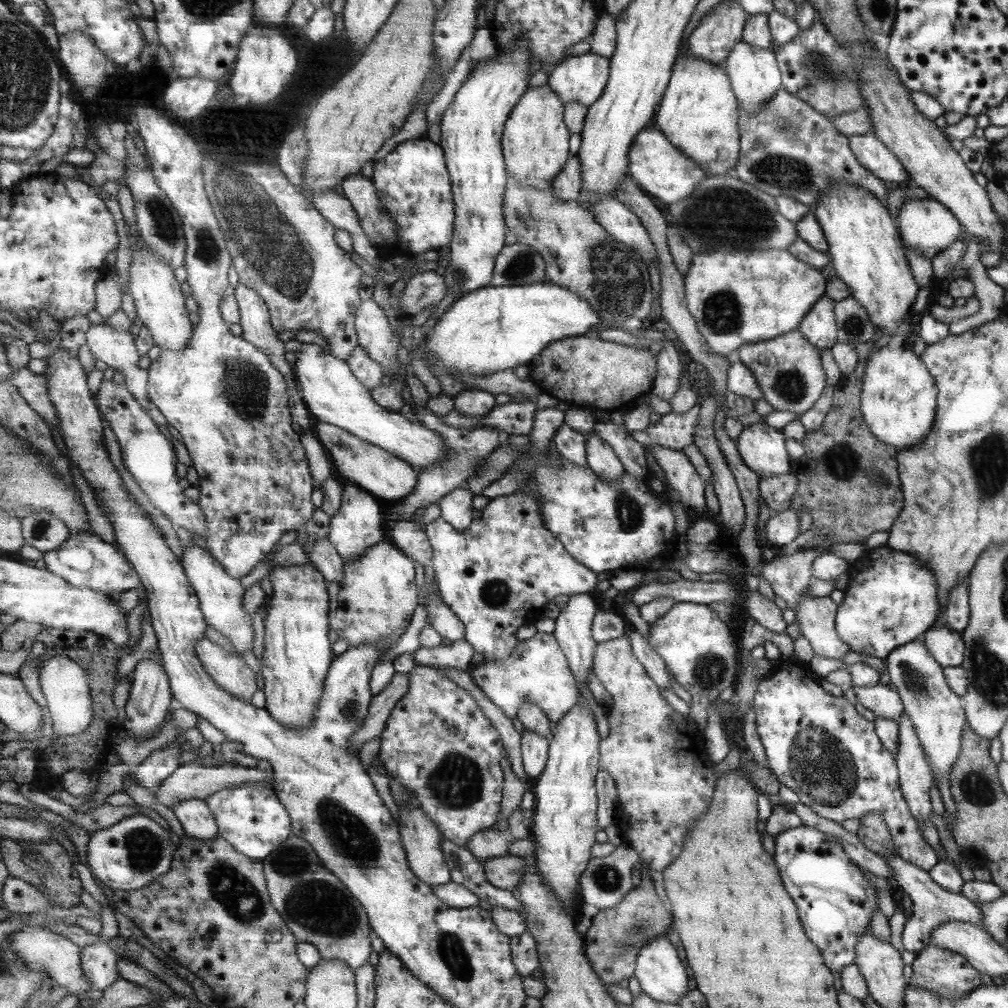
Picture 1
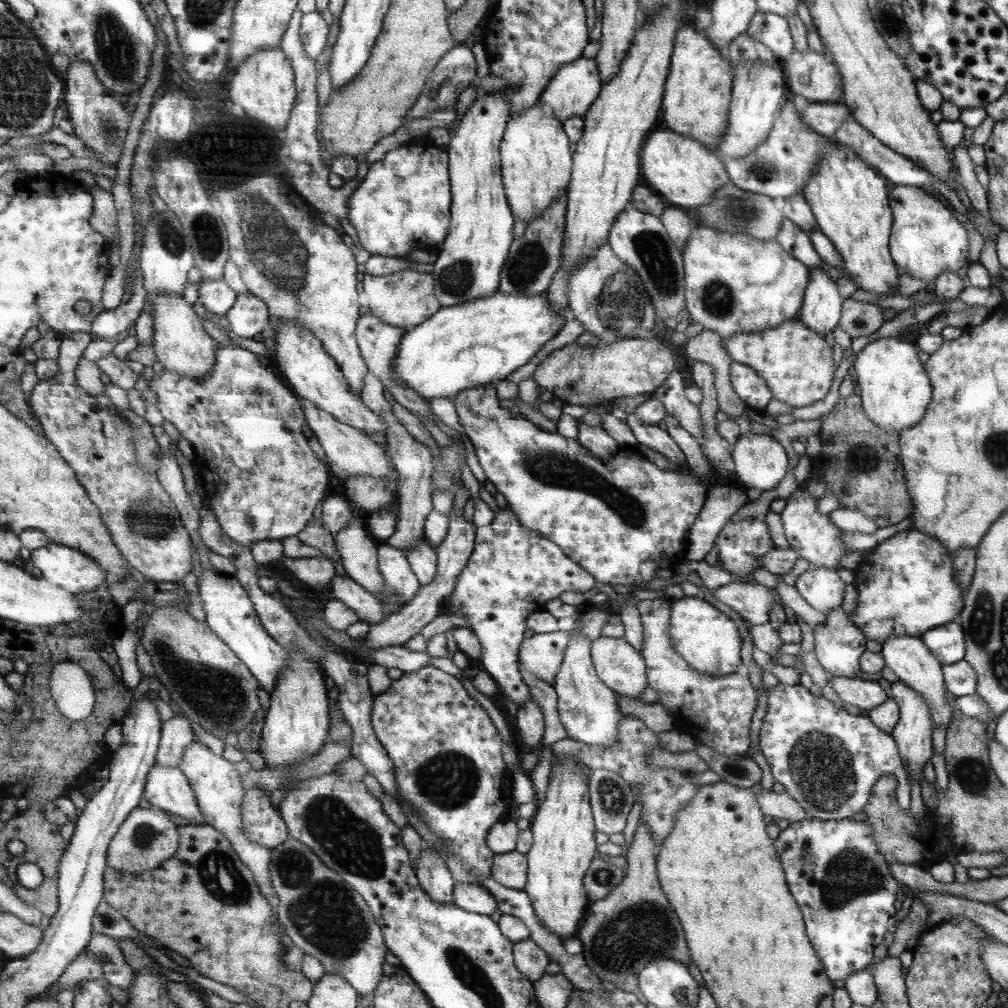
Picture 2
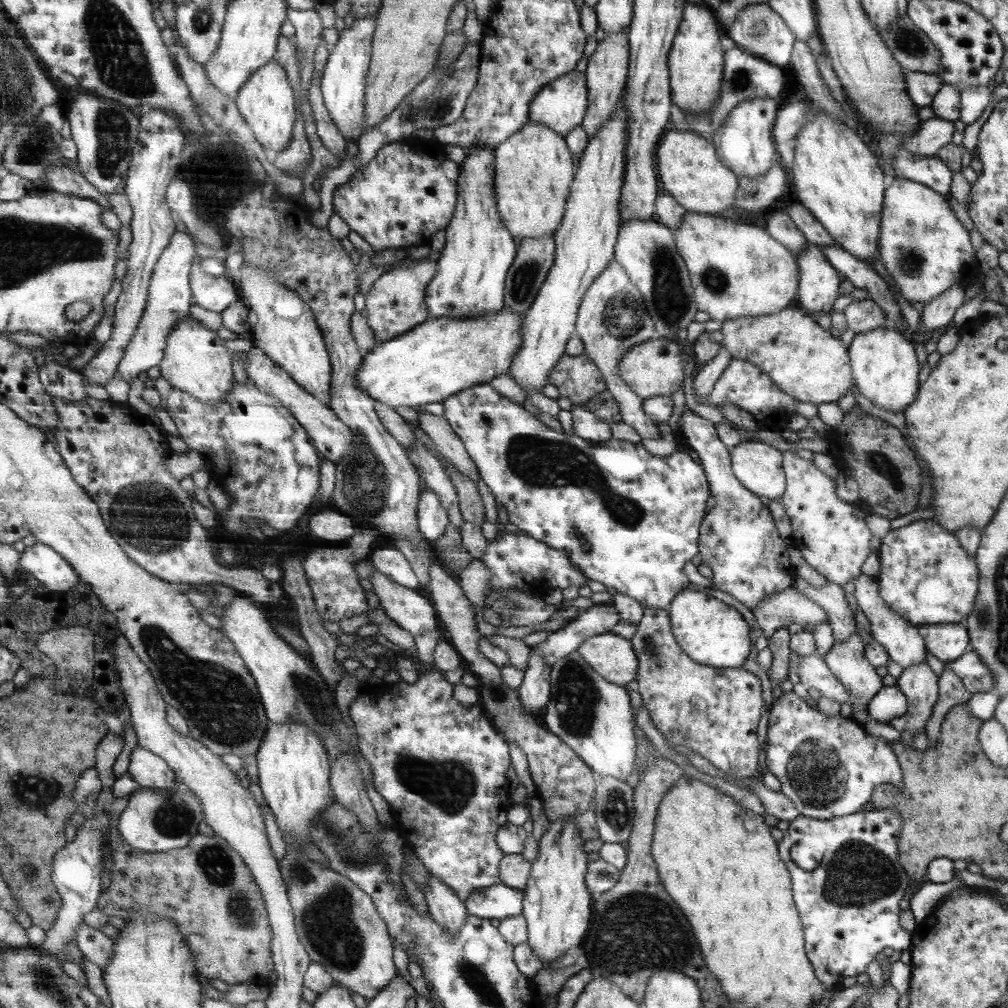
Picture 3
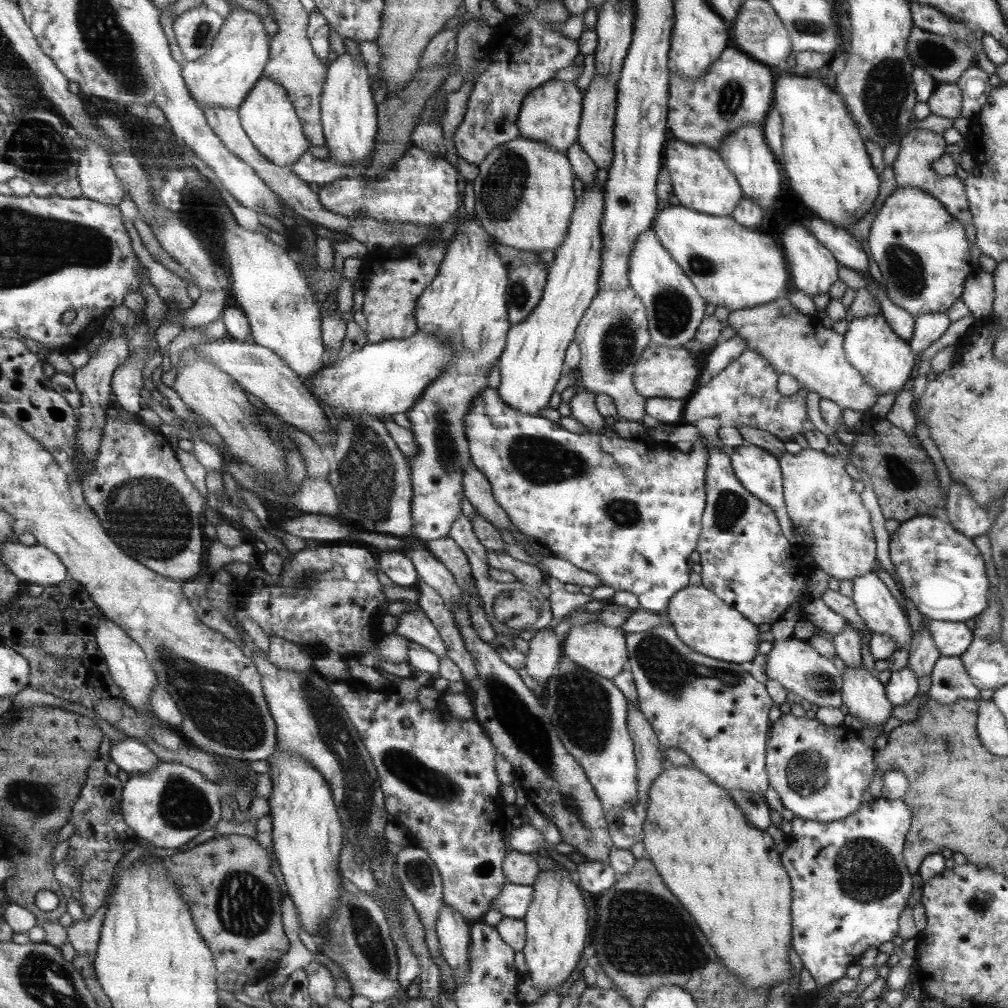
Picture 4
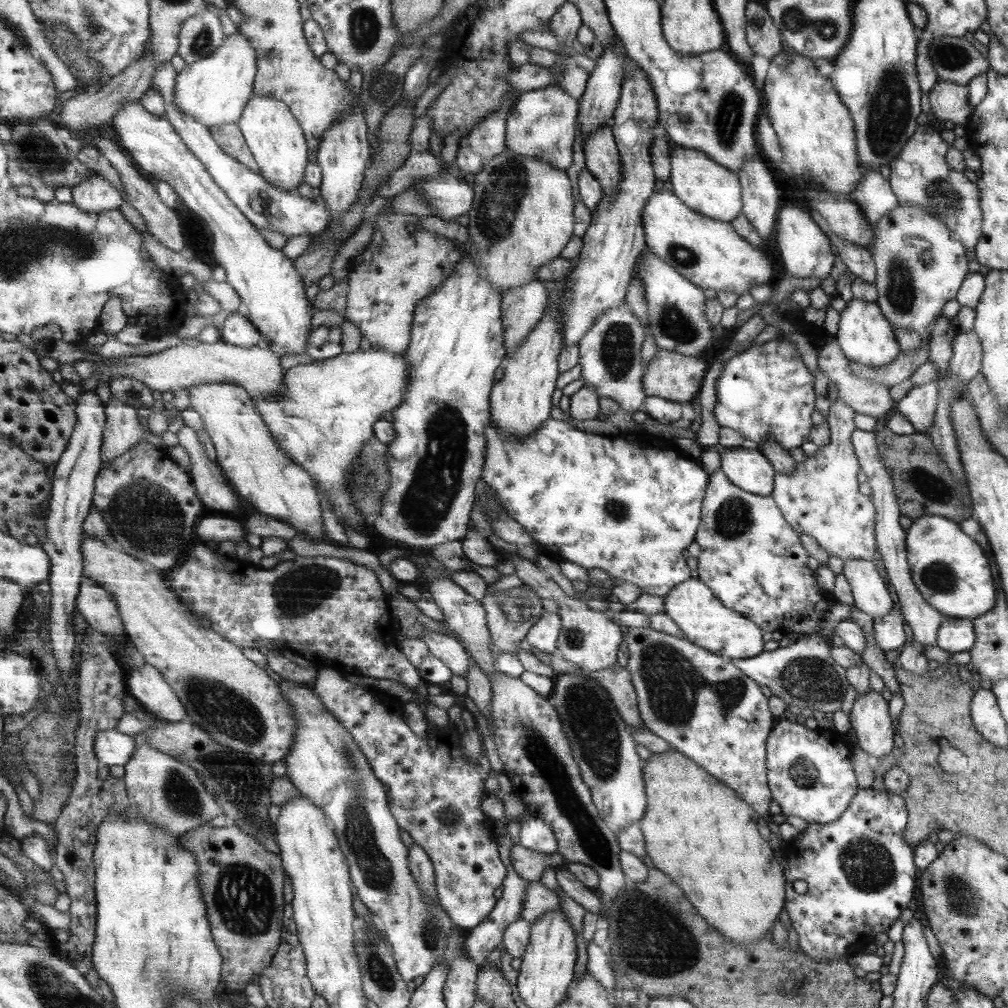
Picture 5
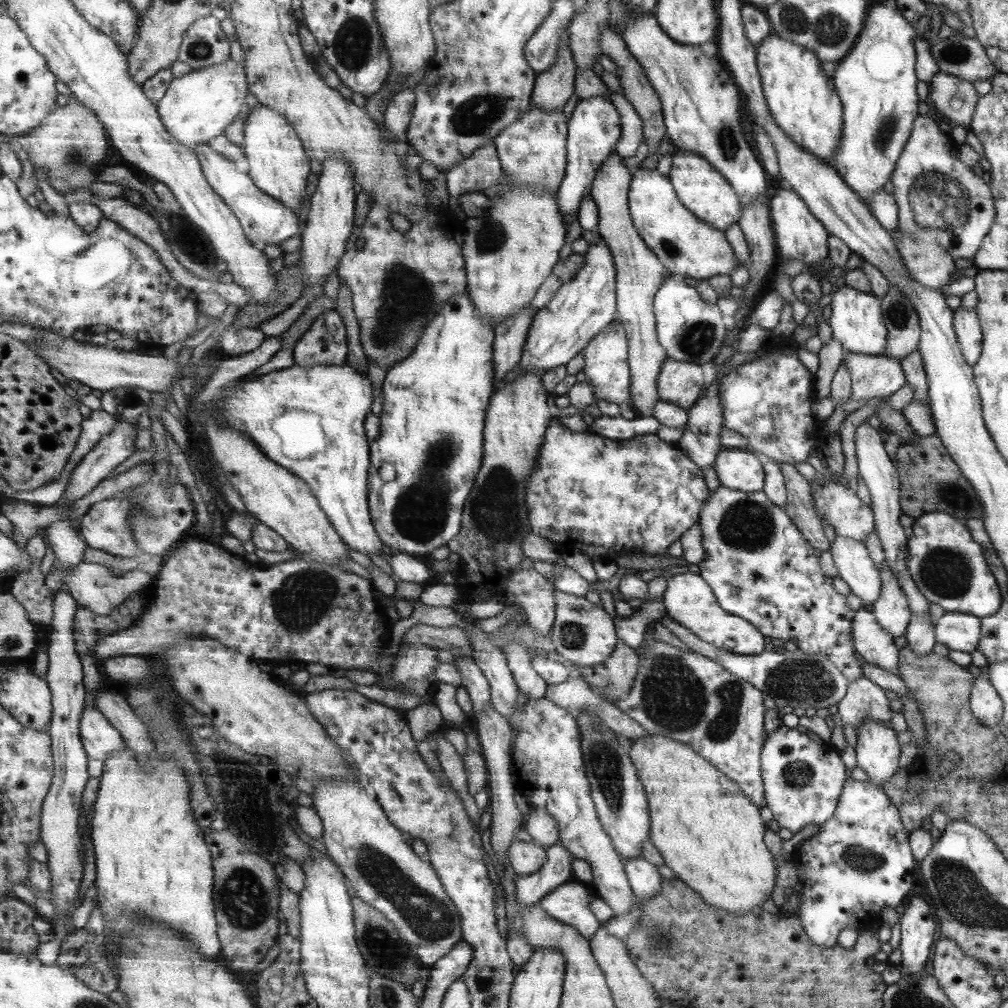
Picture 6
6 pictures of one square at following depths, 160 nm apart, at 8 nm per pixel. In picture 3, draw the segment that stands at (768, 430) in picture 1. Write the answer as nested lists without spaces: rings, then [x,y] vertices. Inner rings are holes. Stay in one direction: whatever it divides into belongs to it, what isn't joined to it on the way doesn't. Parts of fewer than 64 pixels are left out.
[[[743,440],[731,448],[729,452],[731,453],[732,472],[745,489],[767,501],[782,504],[781,497],[784,496],[786,486],[784,470],[781,470],[781,452],[777,452],[775,448],[756,440]]]

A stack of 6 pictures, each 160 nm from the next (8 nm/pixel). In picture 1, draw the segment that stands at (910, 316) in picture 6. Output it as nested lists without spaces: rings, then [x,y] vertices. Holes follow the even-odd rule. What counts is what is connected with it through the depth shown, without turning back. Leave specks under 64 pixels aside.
[[[912,198],[902,203],[897,214],[897,228],[900,228],[901,240],[905,245],[905,251],[917,255],[917,257],[925,257],[925,259],[933,259],[936,255],[940,255],[945,249],[949,248],[958,239],[959,223],[956,216],[950,209],[945,208],[940,201],[935,199]]]

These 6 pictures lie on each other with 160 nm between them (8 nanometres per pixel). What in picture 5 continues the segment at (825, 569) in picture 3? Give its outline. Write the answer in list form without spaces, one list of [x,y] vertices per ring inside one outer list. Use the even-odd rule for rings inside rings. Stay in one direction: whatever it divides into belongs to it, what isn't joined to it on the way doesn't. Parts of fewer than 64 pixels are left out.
[[[837,397],[830,405],[826,414],[826,423],[830,429],[830,441],[823,447],[807,457],[801,463],[795,463],[795,469],[791,472],[776,474],[776,487],[772,490],[773,501],[779,506],[785,522],[792,526],[797,534],[805,534],[815,539],[821,548],[828,554],[834,554],[845,562],[849,559],[870,560],[875,552],[873,540],[873,505],[871,500],[857,492],[857,480],[855,474],[859,470],[857,460],[853,456],[851,448],[852,432],[856,430],[853,425],[853,416],[856,412],[845,404],[841,397]]]

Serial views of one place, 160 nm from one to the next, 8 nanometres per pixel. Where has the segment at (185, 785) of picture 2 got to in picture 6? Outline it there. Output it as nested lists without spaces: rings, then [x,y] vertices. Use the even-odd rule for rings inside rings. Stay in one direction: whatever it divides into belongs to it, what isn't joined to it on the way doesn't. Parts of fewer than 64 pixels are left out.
[[[89,707],[81,717],[81,738],[91,760],[105,762],[112,752],[119,751],[125,744],[124,738],[112,726],[112,721],[97,707]]]

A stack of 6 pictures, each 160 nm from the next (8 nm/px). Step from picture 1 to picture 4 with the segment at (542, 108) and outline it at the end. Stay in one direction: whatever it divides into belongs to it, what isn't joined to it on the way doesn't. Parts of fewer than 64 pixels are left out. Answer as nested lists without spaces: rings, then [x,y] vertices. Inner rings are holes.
[[[519,136],[488,152],[477,166],[478,174],[472,180],[474,216],[492,240],[531,253],[560,247],[576,204],[571,188],[574,171],[565,154]]]

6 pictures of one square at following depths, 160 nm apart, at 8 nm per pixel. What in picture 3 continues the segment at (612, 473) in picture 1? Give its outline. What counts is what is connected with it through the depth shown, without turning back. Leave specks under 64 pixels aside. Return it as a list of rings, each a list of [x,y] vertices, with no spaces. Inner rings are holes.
[[[572,405],[569,410],[575,434],[590,443],[606,444],[612,437],[609,425],[597,418],[584,405]]]

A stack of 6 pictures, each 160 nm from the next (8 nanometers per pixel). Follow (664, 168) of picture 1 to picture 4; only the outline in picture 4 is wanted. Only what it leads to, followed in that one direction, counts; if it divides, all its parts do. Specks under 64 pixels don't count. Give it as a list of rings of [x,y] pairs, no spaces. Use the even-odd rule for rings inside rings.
[[[671,138],[665,145],[664,153],[672,194],[677,197],[679,205],[711,216],[731,216],[739,206],[743,192],[735,174],[724,164],[717,150]]]

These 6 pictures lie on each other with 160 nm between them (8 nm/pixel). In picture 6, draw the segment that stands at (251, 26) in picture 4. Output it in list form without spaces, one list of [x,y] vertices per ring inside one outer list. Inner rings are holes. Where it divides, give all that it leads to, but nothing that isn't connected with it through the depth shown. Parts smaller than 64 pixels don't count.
[[[229,60],[175,77],[157,106],[165,128],[172,133],[172,137],[197,152],[203,143],[225,134],[228,127],[236,122],[247,102],[247,92],[250,92],[250,86],[245,65]]]

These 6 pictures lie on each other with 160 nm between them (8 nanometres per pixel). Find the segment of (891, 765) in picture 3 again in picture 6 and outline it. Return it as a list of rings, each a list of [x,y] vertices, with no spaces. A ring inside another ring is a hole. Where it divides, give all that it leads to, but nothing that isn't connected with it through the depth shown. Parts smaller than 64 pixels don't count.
[[[779,726],[775,732],[766,736],[761,751],[761,772],[764,785],[764,797],[767,808],[771,811],[772,818],[780,828],[787,828],[791,832],[800,831],[805,824],[823,824],[835,814],[839,792],[842,792],[844,780],[848,777],[848,770],[843,768],[837,750],[827,741],[821,744],[809,740],[805,734],[793,728]]]

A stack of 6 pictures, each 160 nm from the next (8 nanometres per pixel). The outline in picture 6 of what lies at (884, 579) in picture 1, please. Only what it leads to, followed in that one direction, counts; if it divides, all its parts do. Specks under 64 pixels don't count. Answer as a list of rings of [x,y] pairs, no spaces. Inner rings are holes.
[[[929,512],[924,516],[921,516],[920,519],[915,519],[911,527],[911,535],[907,538],[907,548],[908,548],[908,572],[911,574],[912,580],[915,582],[917,589],[920,590],[924,598],[933,604],[939,605],[944,612],[964,612],[965,614],[980,617],[991,616],[995,614],[995,611],[1001,605],[1001,596],[999,595],[999,590],[996,584],[996,580],[992,575],[992,572],[987,566],[985,557],[983,556],[983,551],[980,544],[977,544],[972,536],[967,531],[967,528],[963,524],[959,524],[955,517],[949,516],[948,513],[943,512]]]

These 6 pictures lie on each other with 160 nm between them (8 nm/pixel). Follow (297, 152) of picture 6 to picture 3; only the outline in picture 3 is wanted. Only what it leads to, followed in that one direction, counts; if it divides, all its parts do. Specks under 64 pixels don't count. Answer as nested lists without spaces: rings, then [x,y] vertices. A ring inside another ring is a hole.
[[[276,58],[255,72],[235,101],[247,125],[255,134],[256,140],[264,148],[283,152],[292,143],[298,104],[295,92],[287,80],[287,72],[277,63]]]

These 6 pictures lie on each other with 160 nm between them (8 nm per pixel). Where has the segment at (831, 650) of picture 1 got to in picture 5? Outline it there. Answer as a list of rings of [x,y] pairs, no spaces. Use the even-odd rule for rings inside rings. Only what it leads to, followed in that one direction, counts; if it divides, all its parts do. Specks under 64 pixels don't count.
[[[870,689],[855,697],[848,714],[851,730],[855,733],[857,748],[861,748],[872,763],[893,748],[893,724],[887,712],[887,702]]]

